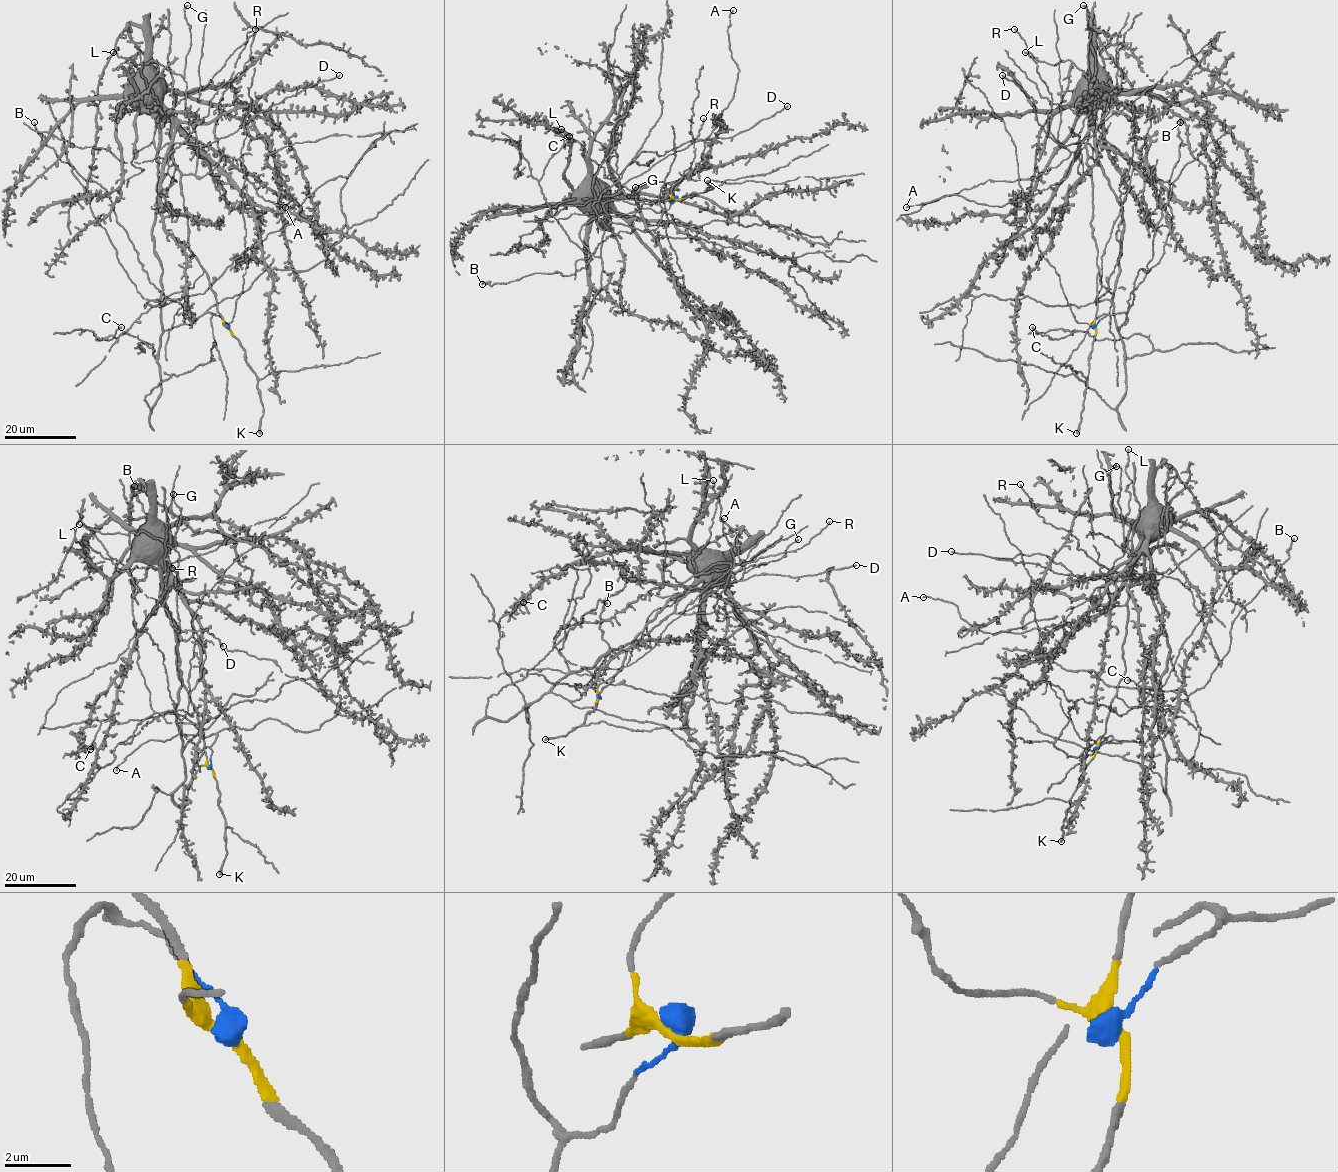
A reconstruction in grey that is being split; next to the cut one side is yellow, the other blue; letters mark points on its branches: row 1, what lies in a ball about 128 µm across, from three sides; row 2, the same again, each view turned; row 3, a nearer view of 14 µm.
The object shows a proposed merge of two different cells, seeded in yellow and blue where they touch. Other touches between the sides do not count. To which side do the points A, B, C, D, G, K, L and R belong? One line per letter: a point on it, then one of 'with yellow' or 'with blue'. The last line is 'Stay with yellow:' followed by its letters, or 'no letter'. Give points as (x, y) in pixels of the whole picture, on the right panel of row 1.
A: (906, 207) | with yellow
B: (1180, 122) | with blue
C: (1032, 327) | with blue
D: (1002, 75) | with yellow
G: (1083, 5) | with yellow
K: (1076, 433) | with yellow
L: (1025, 52) | with yellow
R: (1014, 29) | with yellow
Stay with yellow: A, D, G, K, L, R

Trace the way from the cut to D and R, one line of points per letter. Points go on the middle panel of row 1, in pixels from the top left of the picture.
D: (675, 199), (638, 202), (636, 195), (632, 197), (619, 188), (693, 142), (731, 137), (788, 106)
R: (675, 199), (638, 202), (636, 195), (620, 191), (620, 174), (641, 152), (659, 156), (693, 141), (704, 119)

